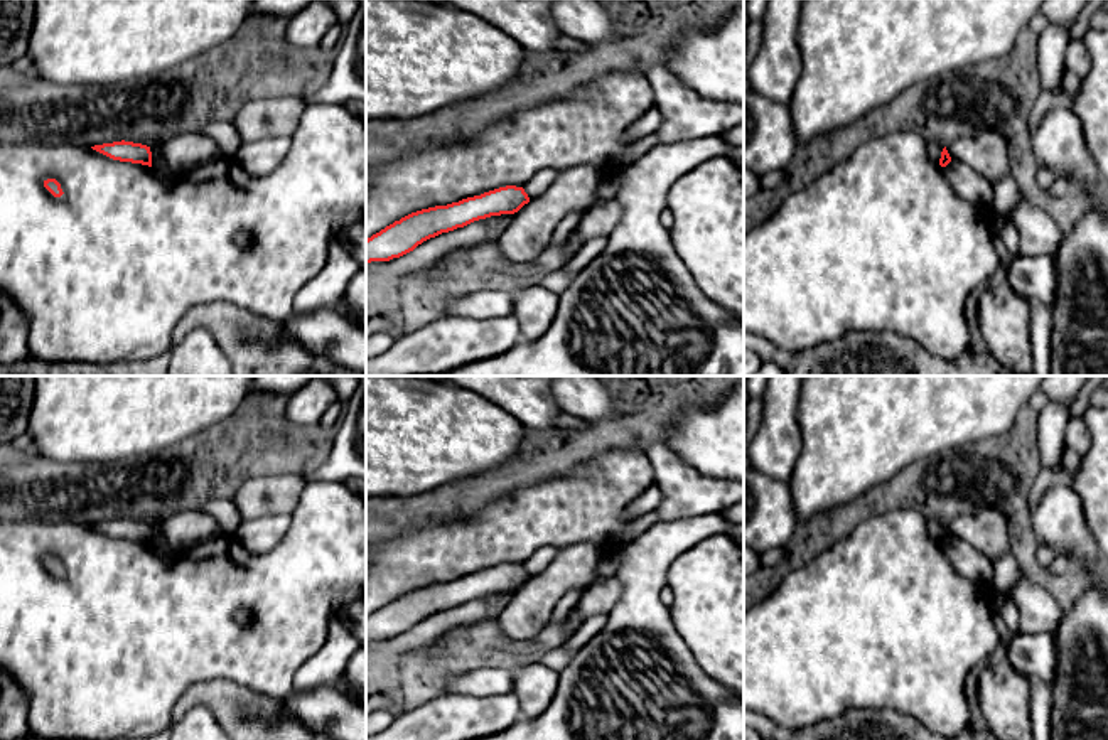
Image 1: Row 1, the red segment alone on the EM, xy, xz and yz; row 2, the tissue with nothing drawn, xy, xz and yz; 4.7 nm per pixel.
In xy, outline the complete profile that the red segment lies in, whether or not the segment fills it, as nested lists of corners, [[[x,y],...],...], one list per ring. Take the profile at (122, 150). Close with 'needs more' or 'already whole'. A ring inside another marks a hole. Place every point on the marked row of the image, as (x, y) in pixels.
[[[113,142],[91,147],[93,150],[120,162],[132,162],[152,167],[150,147],[133,142]]] | already whole

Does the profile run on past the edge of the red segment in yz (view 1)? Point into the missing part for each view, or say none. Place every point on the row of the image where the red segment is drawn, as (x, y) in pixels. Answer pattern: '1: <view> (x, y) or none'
1: none

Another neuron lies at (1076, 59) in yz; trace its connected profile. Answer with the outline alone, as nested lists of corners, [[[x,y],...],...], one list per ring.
[[[1083,39],[1069,40],[1064,64],[1066,64],[1066,69],[1078,74],[1081,79],[1086,78],[1089,71],[1089,56]]]

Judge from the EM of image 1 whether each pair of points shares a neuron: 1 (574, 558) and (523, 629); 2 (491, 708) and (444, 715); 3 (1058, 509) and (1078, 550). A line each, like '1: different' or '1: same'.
1: same
2: same
3: same

